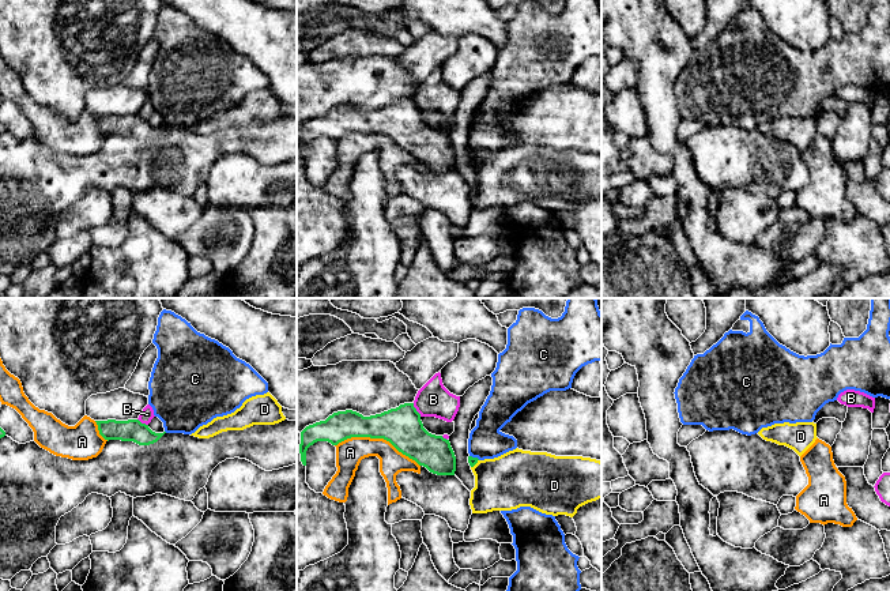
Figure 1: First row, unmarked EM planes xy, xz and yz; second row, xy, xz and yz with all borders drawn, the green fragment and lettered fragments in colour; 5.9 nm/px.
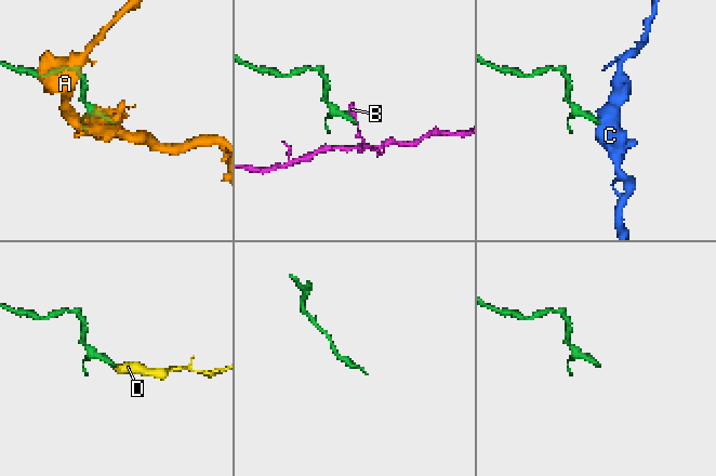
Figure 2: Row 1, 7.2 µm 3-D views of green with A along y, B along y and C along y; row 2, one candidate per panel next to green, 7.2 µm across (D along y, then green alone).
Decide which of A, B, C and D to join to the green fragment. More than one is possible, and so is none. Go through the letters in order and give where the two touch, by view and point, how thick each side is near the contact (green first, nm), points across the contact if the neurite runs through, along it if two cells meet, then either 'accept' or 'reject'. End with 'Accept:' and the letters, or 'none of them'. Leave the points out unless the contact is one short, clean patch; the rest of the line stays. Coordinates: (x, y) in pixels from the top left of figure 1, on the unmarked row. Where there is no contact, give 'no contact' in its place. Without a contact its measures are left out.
A: meets green in xz at (377, 132); 240 nm thick on the green side, 160 nm on the other; reject
B: meets green in xz at (415, 105); 240 nm thick on the green side, 200 nm on the other; border along xz (413, 98), (421, 110); reject
C: meets green in xz at (475, 153); 50 nm thick on the green side, 200 nm on the other; border along xz (470, 150), (479, 154); reject
D: meets green in xz at (475, 158); 50 nm thick on the green side, 320 nm on the other; runs through xz (472, 155), (475, 158), (496, 174), (513, 174); accept
Accept: D

